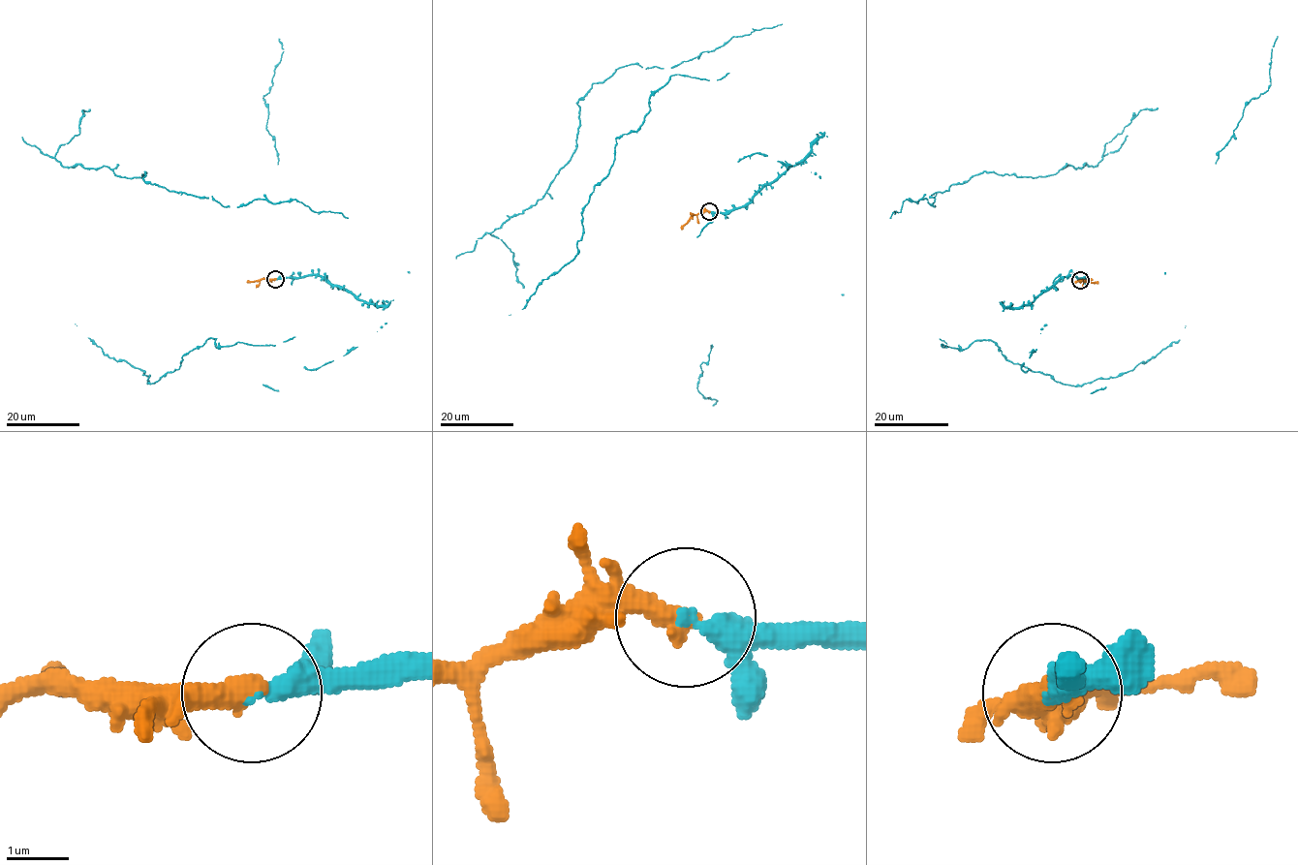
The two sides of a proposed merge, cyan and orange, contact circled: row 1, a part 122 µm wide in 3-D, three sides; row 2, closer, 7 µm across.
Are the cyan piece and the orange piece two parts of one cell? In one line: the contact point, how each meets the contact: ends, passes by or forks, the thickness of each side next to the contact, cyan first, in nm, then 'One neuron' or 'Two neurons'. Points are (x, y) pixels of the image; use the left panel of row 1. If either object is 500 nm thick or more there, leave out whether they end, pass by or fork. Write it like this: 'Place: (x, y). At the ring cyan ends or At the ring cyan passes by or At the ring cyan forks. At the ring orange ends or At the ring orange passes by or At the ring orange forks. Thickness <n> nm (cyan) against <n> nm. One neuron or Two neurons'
Place: (275, 279). At the ring cyan ends. At the ring orange ends. Thickness 360 nm (cyan) against 420 nm. One neuron

